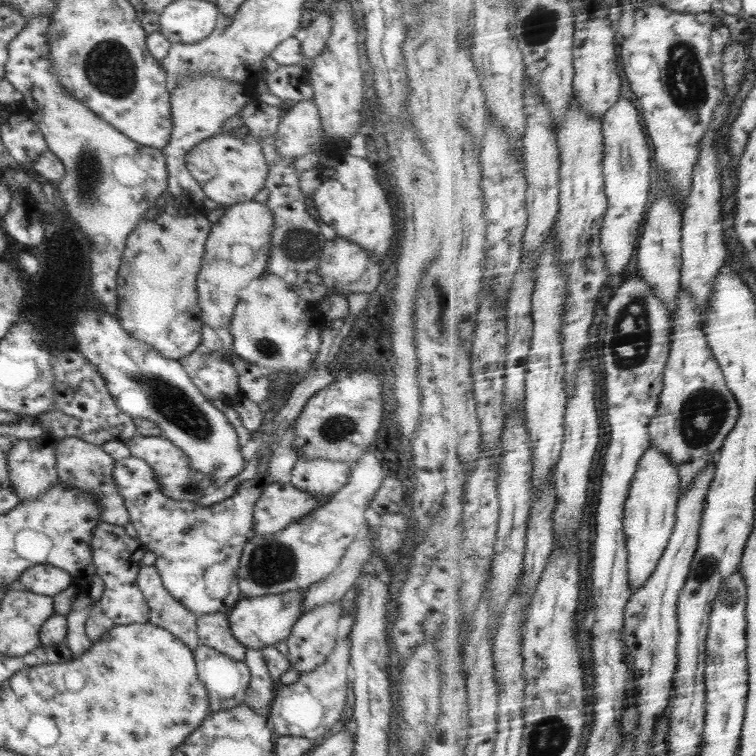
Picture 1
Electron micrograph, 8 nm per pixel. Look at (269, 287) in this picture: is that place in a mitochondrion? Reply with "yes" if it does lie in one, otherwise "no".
no

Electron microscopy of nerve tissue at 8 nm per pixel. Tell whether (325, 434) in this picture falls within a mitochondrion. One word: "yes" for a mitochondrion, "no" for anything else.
yes

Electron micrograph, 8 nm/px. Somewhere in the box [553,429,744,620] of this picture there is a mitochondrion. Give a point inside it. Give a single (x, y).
(706, 569)

